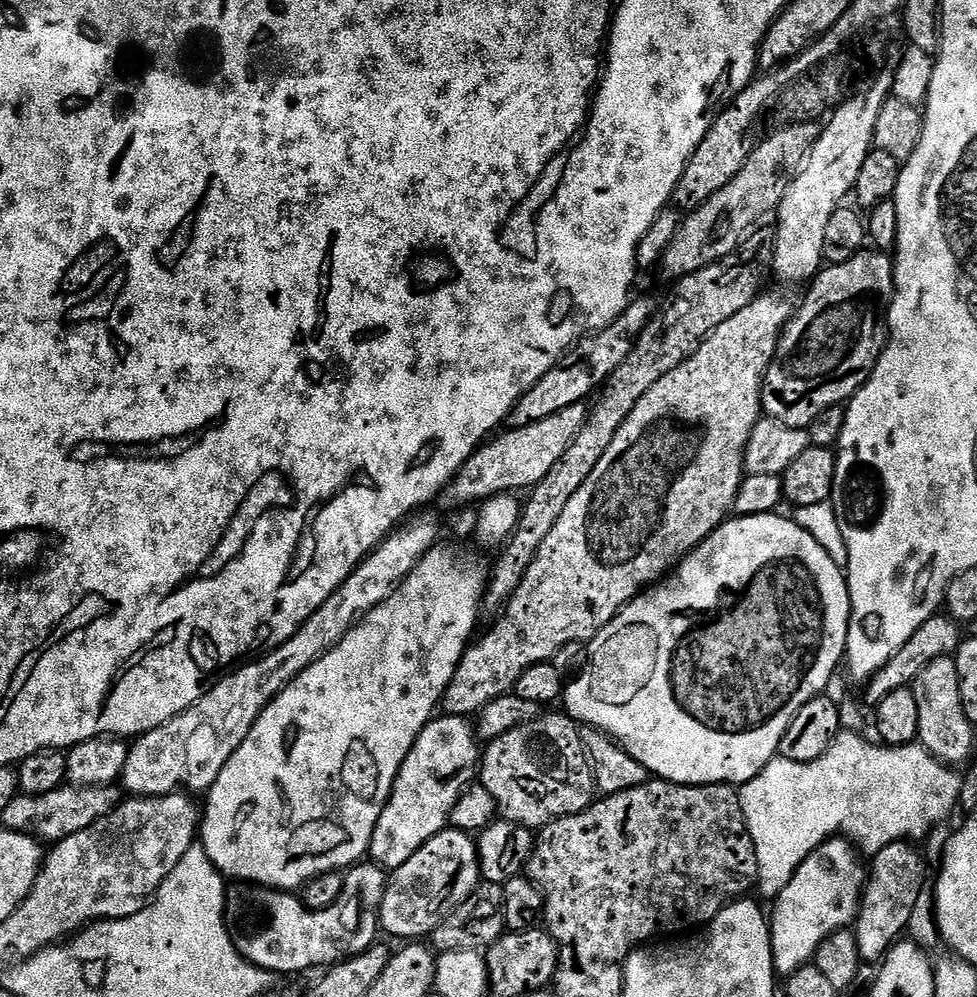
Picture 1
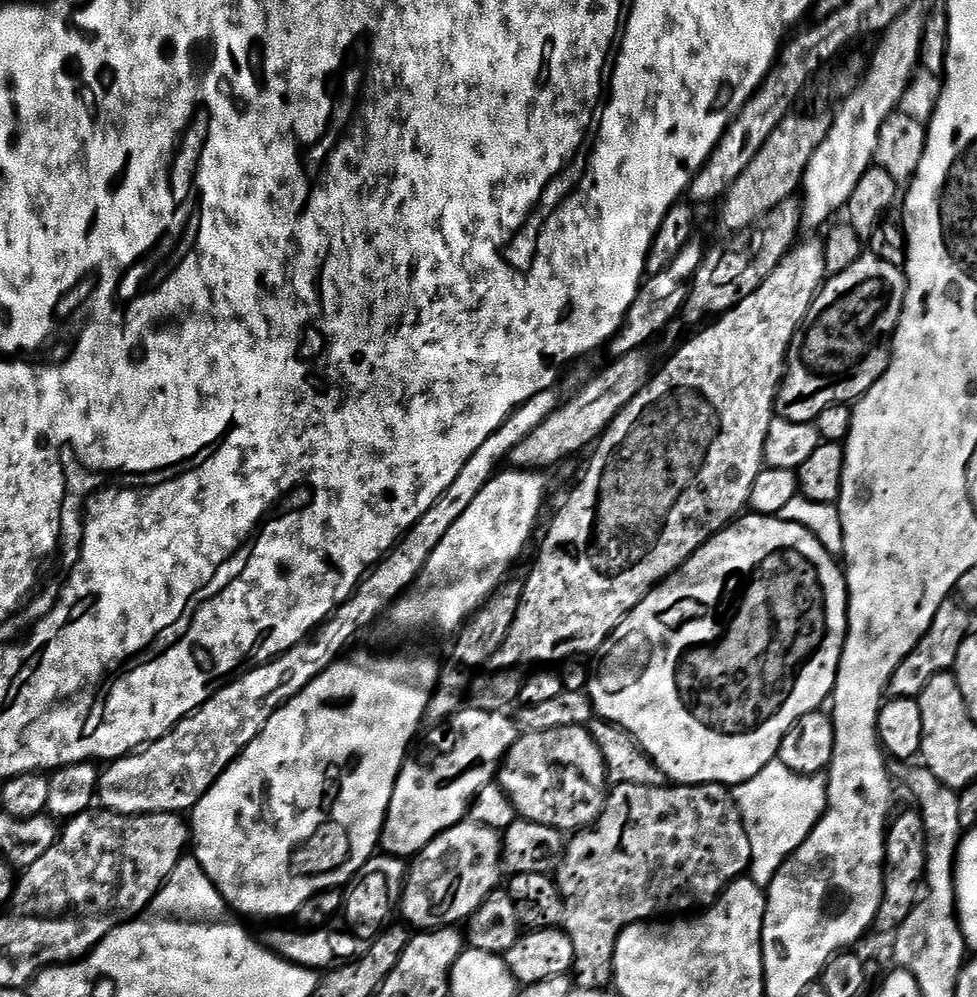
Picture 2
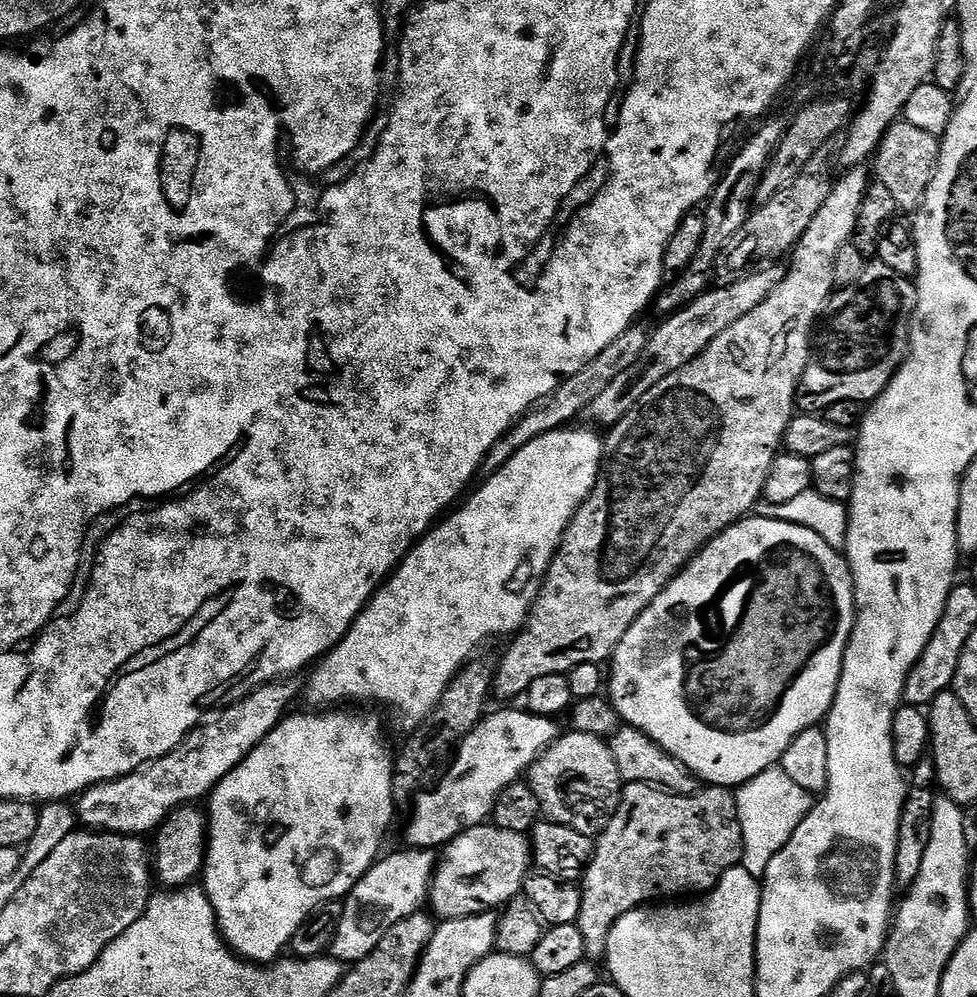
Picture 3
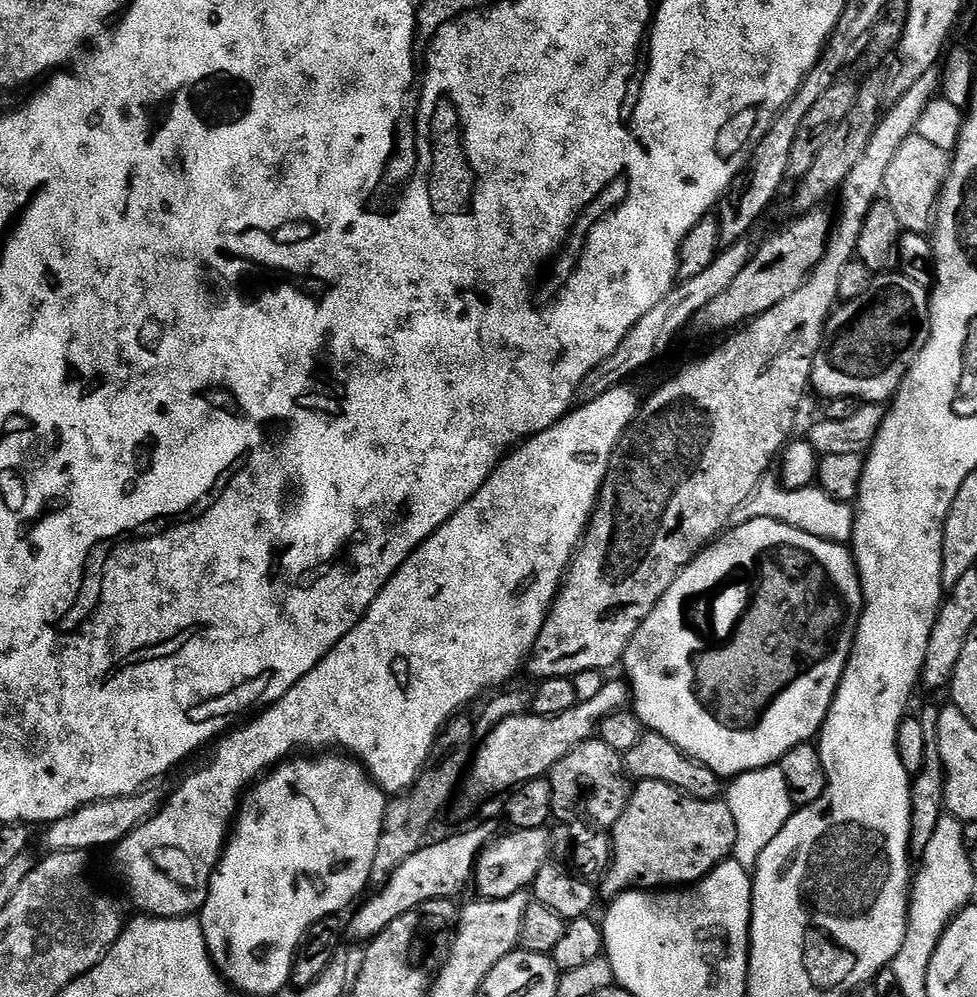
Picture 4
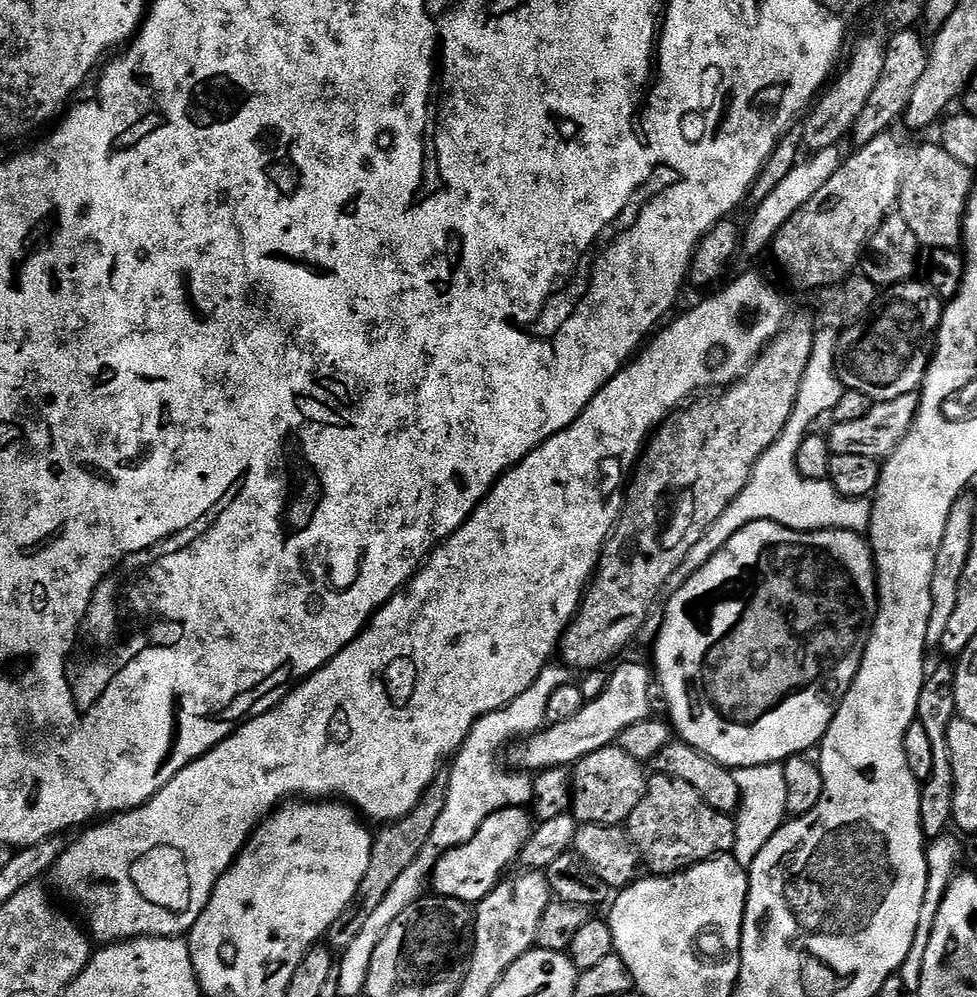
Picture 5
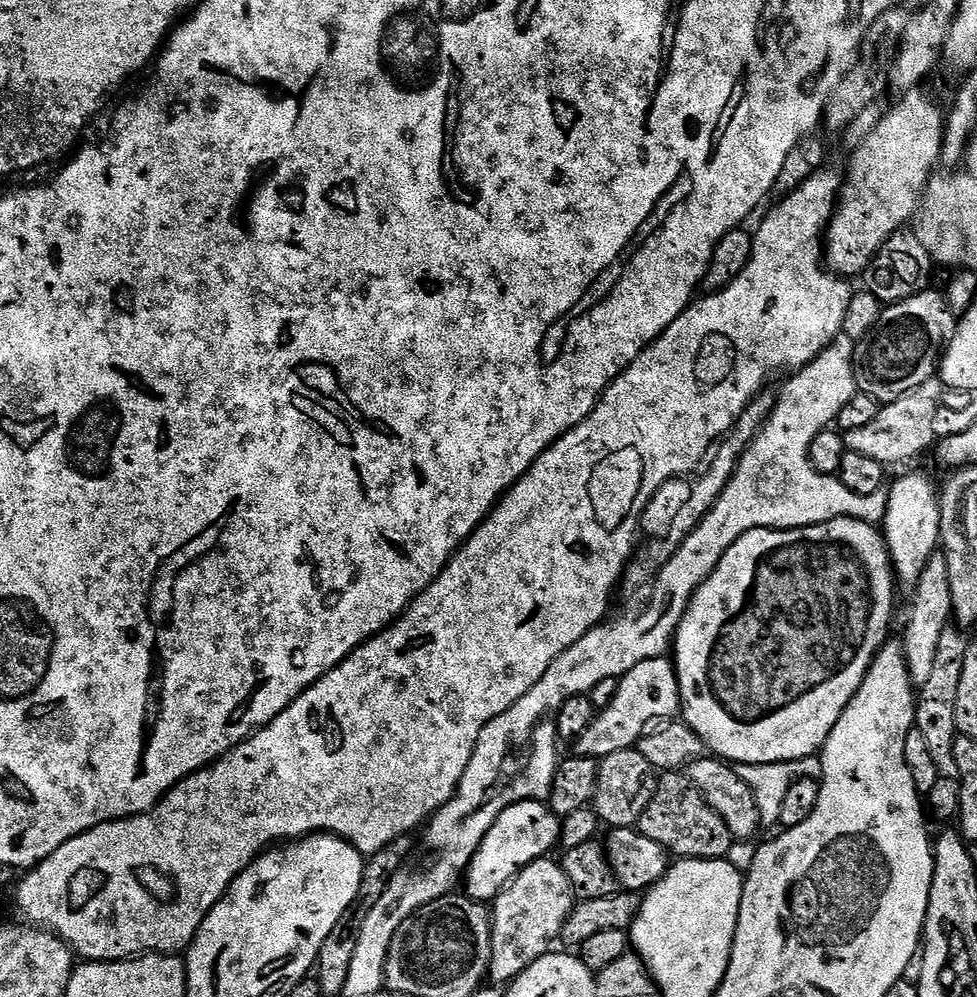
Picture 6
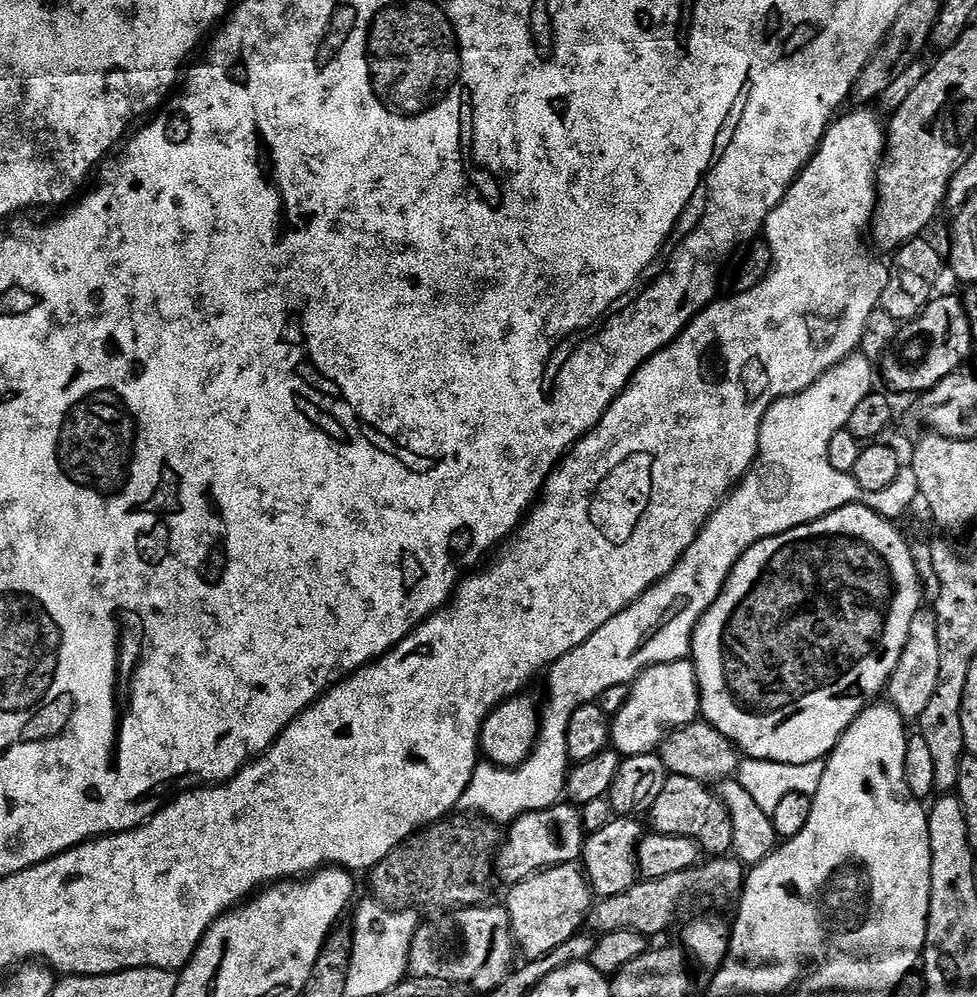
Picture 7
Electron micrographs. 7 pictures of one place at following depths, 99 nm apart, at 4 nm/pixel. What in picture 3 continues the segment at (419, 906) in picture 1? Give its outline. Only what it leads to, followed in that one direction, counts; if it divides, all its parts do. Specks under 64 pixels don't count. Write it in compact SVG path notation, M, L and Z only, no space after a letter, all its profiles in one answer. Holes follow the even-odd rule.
M491 822L479 824L444 845L428 888L427 907L440 920L481 916L483 912L503 909L523 893L524 880L532 867L532 845L525 833L502 830Z

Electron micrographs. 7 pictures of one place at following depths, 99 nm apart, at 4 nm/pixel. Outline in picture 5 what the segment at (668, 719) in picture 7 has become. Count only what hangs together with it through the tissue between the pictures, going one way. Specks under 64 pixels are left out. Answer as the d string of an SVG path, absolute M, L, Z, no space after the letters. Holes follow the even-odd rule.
M619 664L615 665L615 668L617 667L616 673L613 671L609 675L606 690L602 690L602 694L598 694L598 698L587 701L582 706L582 710L578 710L578 714L574 714L574 718L569 718L566 722L548 724L547 727L536 732L535 735L522 738L511 745L510 758L512 752L515 764L522 767L519 769L535 774L543 772L546 768L568 768L569 766L574 766L579 760L586 758L586 754L594 754L594 750L613 747L619 741L622 730L626 730L626 726L634 726L634 722L642 722L653 715L653 669L649 665L647 668L644 664Z

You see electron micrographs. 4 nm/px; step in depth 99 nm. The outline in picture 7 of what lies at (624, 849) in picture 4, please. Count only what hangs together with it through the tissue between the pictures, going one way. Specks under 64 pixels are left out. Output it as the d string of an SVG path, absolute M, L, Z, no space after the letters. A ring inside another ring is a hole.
M669 776L666 786L662 786L662 794L654 798L651 816L651 827L655 831L696 840L709 857L724 858L732 852L734 826L730 822L730 814L719 795L700 780Z

